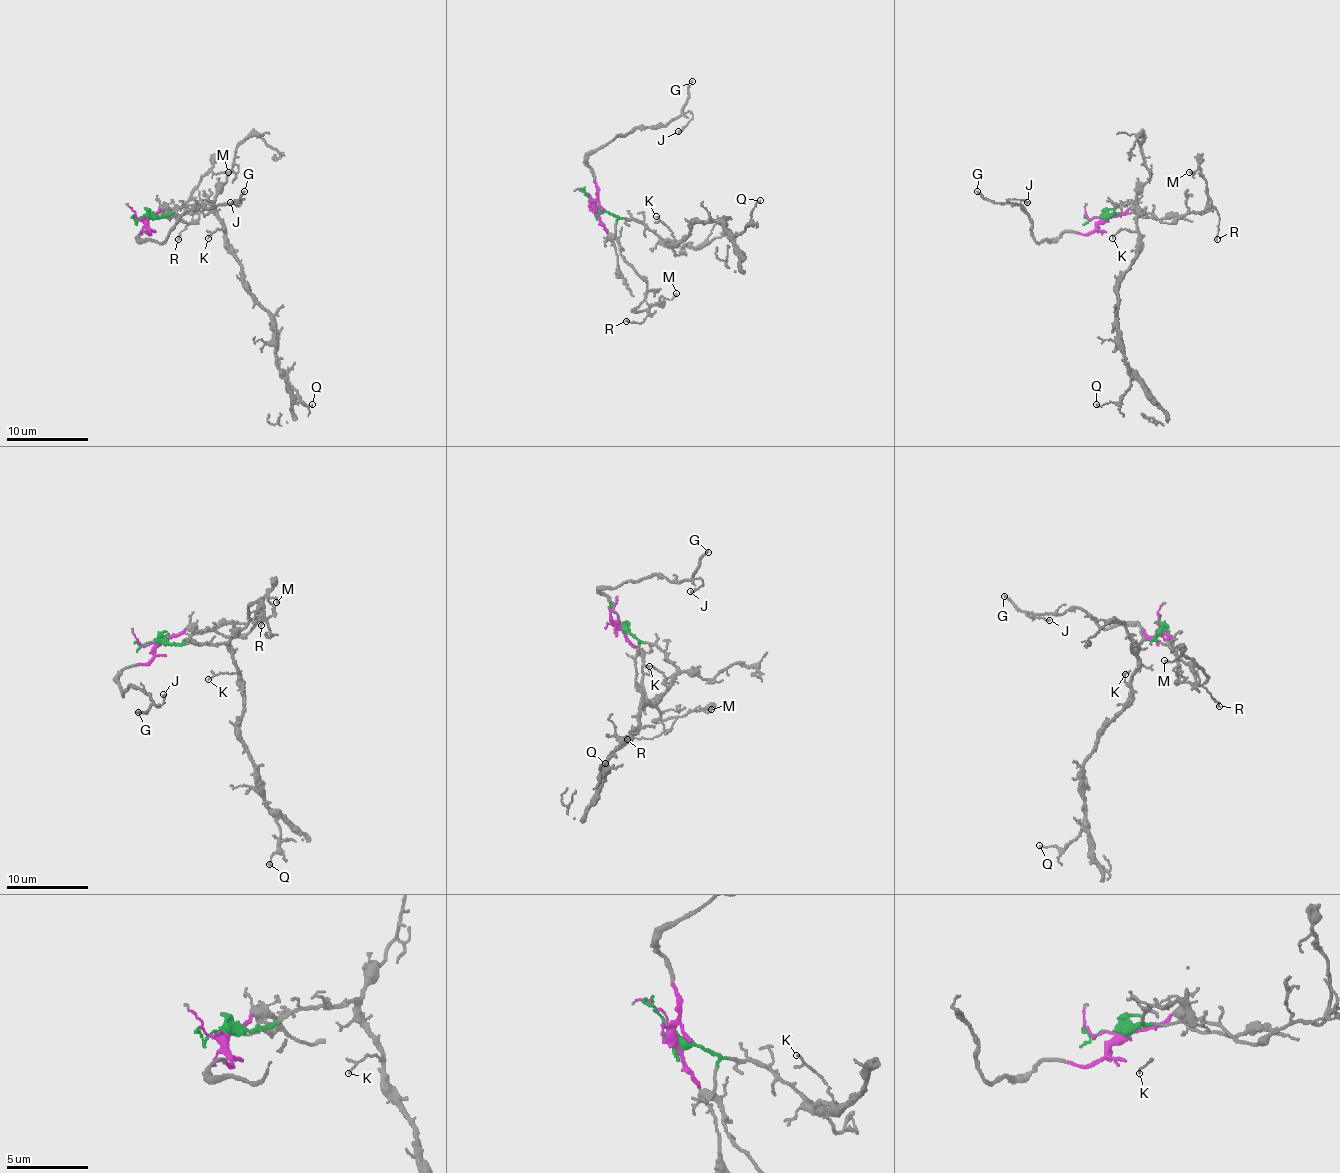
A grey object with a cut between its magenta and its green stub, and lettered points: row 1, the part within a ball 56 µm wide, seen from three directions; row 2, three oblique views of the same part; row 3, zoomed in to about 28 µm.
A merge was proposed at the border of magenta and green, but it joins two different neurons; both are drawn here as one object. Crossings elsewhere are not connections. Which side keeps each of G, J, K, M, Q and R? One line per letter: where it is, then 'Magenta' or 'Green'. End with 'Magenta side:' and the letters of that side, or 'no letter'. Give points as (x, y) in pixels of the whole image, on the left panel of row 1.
G: Place: (244, 191). Magenta
J: Place: (230, 202). Magenta
K: Place: (208, 238). Green
M: Place: (228, 172). Magenta
Q: Place: (312, 404). Green
R: Place: (178, 239). Magenta
Magenta side: G, J, M, R

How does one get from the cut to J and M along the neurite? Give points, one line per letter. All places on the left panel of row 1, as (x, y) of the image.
J: (145, 219), (149, 233), (145, 231), (138, 238), (163, 242), (188, 211), (231, 203)
M: (145, 219), (161, 209), (186, 223), (198, 217), (188, 207), (190, 193), (208, 172), (228, 172)

